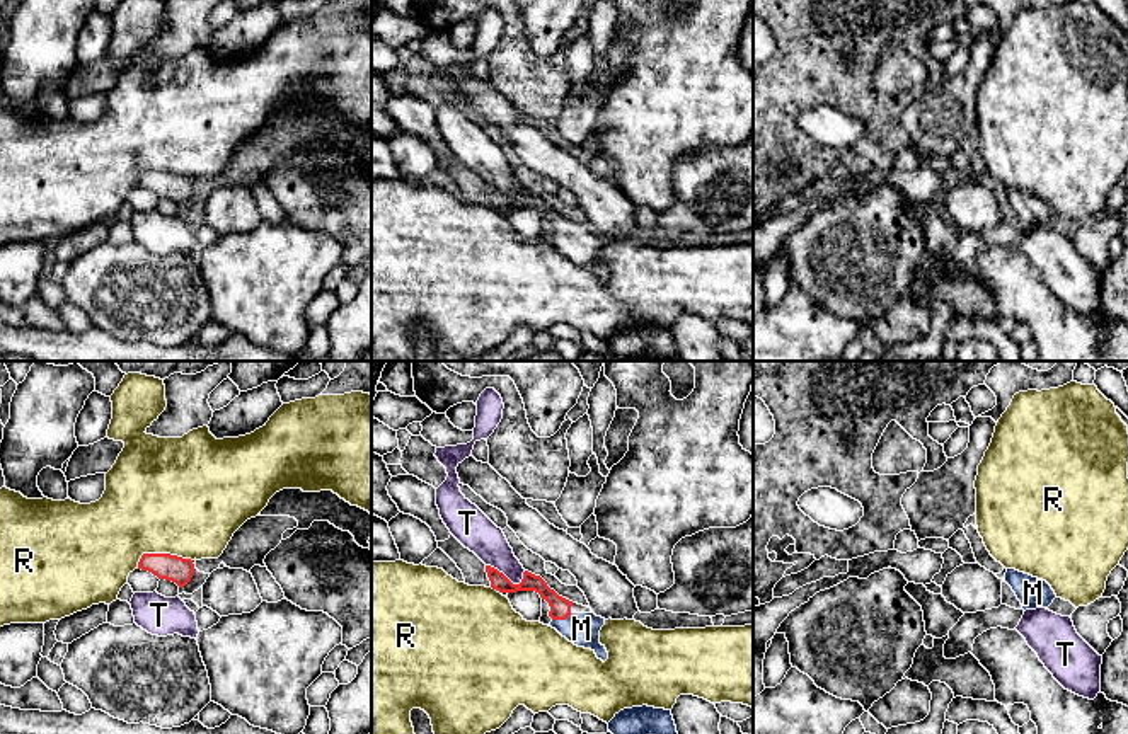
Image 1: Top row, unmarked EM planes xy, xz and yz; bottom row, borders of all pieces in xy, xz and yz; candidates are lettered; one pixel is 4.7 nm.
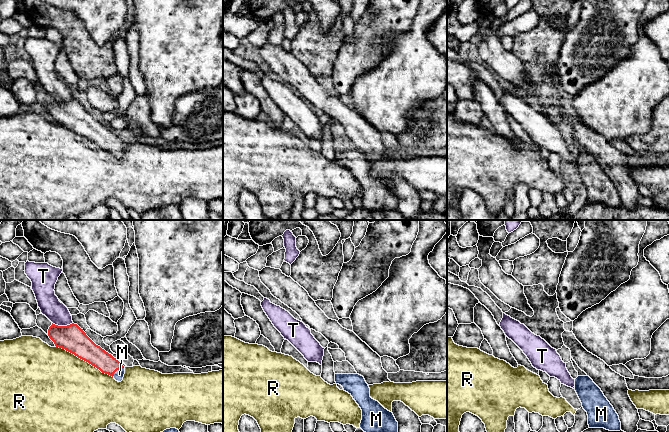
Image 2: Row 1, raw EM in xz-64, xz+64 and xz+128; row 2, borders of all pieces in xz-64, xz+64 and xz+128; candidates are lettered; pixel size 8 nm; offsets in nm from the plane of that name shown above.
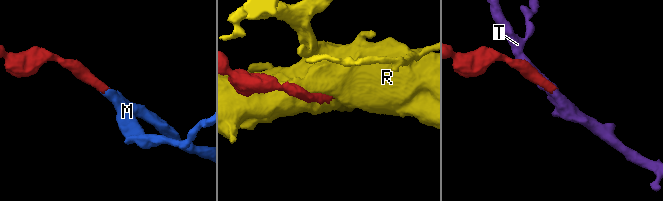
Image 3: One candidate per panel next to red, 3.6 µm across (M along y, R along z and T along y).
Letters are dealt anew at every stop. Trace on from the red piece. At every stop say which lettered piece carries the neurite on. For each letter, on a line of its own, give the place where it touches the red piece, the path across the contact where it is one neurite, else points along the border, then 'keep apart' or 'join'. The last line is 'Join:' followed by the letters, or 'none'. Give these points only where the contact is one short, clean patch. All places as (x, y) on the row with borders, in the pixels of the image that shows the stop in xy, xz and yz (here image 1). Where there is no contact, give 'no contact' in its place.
M: xz (561, 619) | across xz (559, 607), (561, 619), (581, 629) | join
R: xy (161, 554) | keep apart
T: xz (503, 574) | along xz (486, 564), (501, 571), (513, 583), (523, 578) | keep apart
Join: M

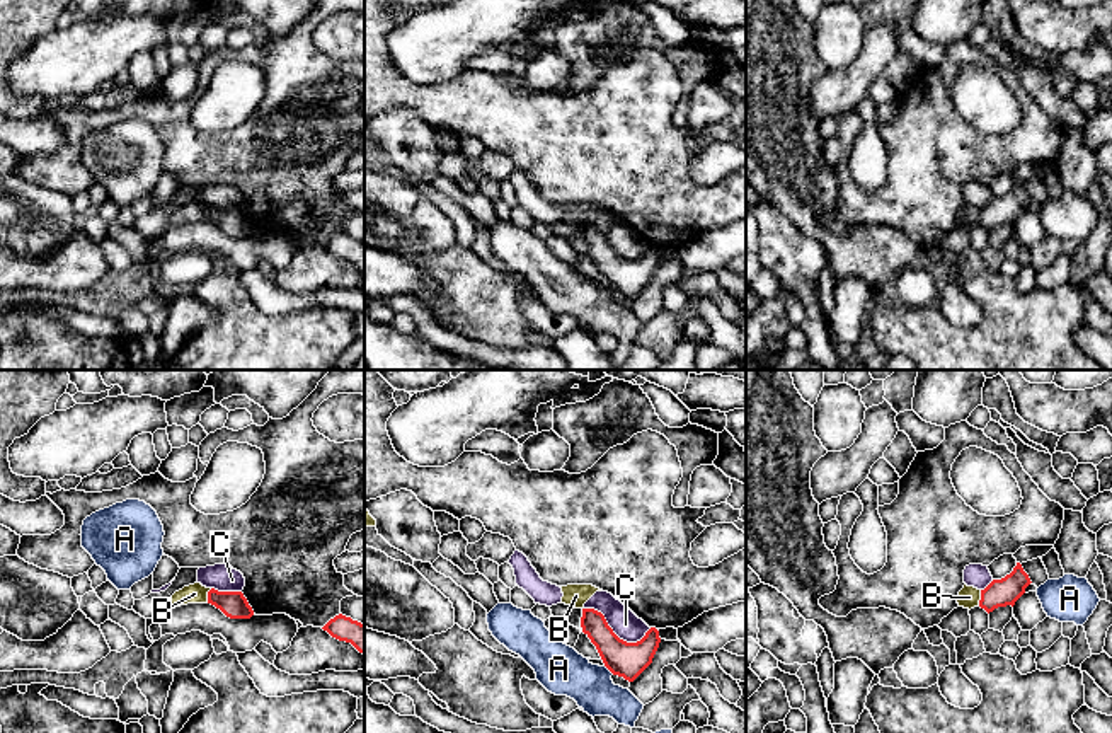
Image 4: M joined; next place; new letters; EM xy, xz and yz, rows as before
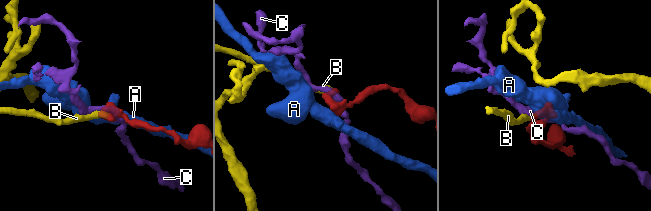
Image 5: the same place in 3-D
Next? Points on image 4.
A: xz (610, 670) | along xz (605, 665), (613, 674) | keep apart
B: xy (208, 595) | along xy (212, 588), (206, 602) | keep apart
C: xz (613, 633) | along xz (584, 607), (596, 609), (627, 641), (637, 641), (651, 628) | keep apart
Join: none

